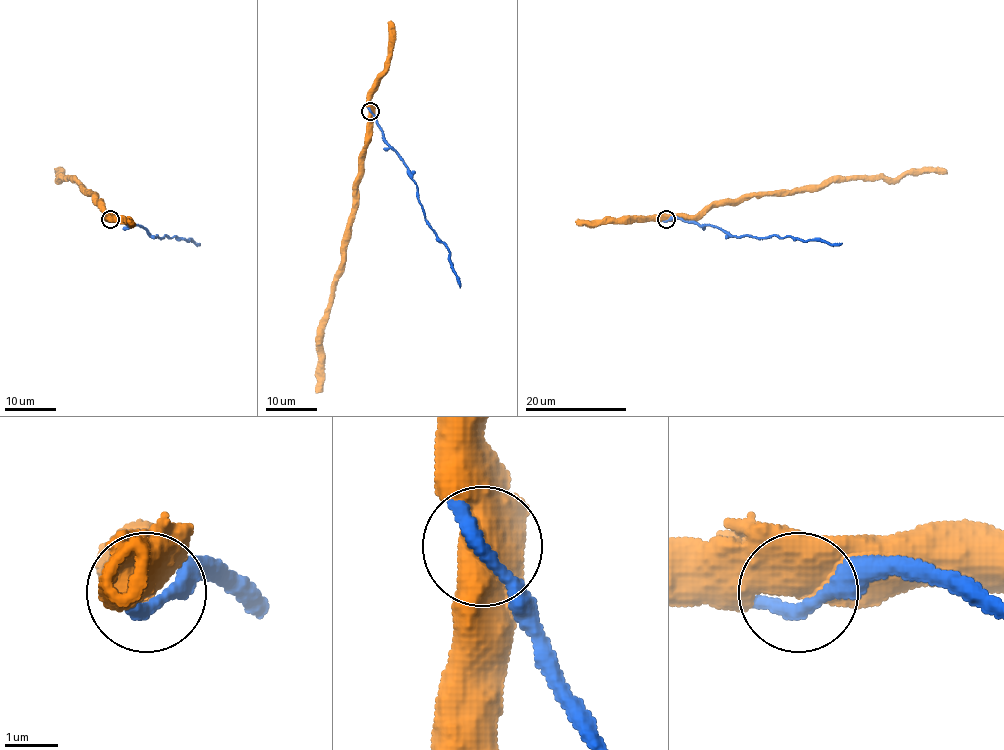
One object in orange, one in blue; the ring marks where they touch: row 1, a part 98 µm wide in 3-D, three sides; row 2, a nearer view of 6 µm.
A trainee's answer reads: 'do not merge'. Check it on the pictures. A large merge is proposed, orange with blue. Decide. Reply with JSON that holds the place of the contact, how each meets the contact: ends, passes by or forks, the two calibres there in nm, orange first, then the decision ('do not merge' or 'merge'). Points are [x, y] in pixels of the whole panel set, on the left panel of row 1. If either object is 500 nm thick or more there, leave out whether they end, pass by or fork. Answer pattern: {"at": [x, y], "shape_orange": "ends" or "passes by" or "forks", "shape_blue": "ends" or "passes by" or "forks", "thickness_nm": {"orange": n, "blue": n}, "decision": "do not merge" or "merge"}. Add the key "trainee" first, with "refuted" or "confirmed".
{"trainee": "confirmed", "at": [110, 219], "thickness_nm": {"orange": 850, "blue": 360}, "decision": "do not merge"}

